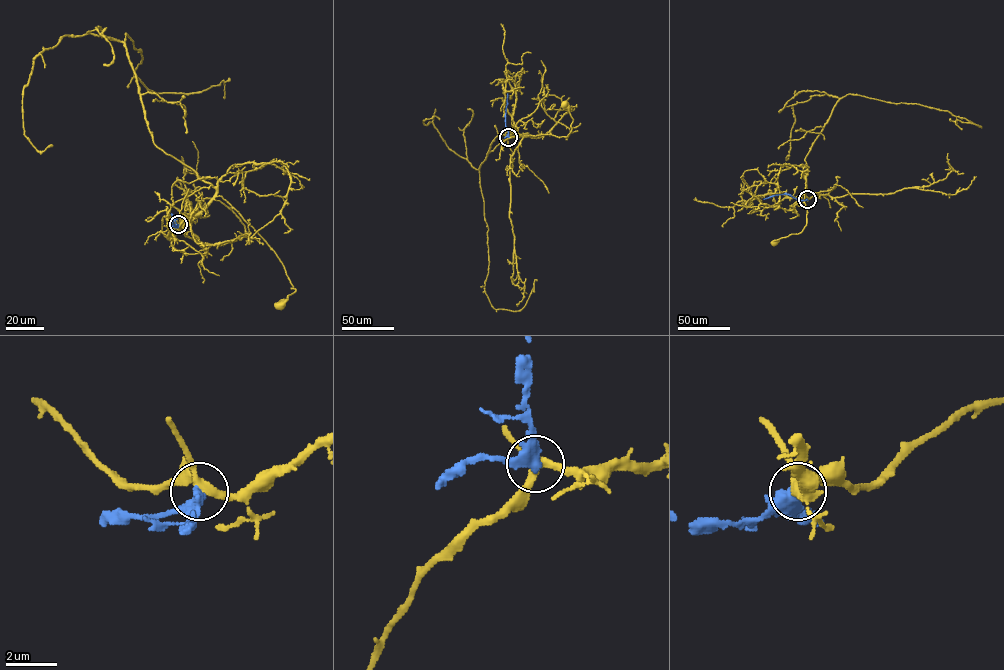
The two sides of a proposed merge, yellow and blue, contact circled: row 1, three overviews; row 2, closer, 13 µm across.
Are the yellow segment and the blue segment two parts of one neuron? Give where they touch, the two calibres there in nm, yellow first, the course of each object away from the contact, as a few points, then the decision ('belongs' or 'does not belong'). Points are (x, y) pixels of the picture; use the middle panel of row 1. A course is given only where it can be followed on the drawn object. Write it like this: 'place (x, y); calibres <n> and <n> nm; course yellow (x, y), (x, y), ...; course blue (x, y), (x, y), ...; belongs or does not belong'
place (508, 137); calibres 280 and 400 nm; course yellow (508, 137), (519, 134), (566, 137), (571, 131), (573, 119), (564, 104); course blue (508, 137), (505, 120), (507, 94); does not belong

